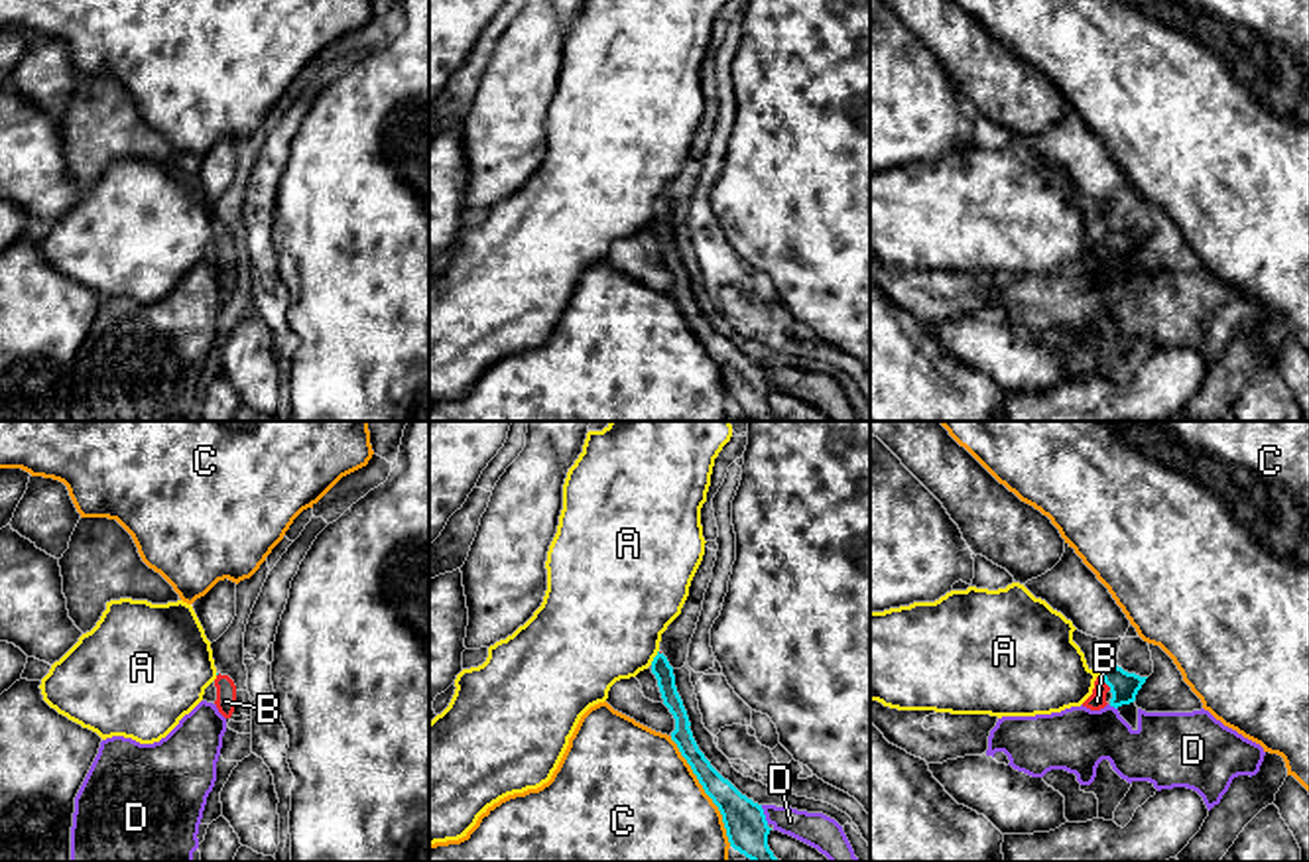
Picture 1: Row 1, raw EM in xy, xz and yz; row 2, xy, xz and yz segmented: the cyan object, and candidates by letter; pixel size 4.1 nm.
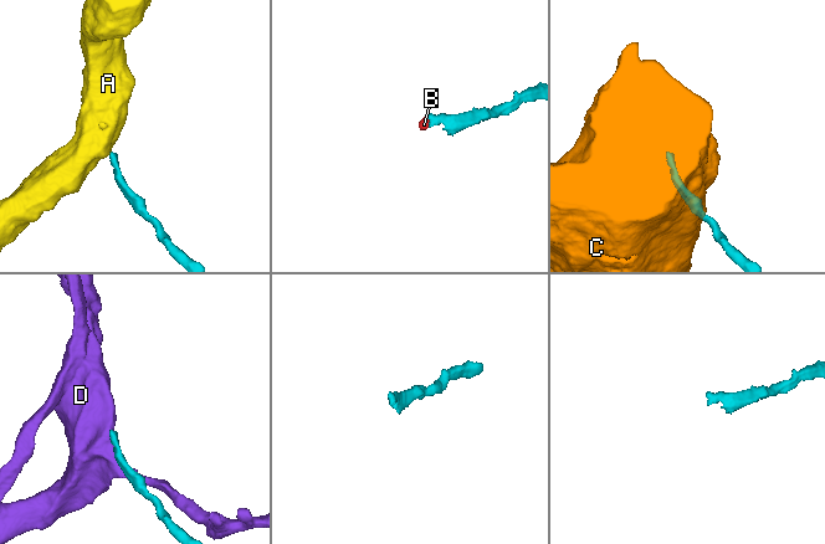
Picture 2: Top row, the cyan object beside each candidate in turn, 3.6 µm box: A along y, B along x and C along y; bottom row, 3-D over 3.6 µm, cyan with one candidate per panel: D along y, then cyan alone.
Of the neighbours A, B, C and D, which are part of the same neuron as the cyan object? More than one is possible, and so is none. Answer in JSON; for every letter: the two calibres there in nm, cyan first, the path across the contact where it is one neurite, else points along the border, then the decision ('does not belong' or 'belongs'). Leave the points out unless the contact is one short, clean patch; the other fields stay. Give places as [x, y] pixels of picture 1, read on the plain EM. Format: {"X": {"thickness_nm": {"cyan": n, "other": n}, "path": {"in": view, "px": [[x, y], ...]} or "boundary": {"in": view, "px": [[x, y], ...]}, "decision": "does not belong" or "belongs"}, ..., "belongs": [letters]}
{"A": {"thickness_nm": {"cyan": 80, "other": 480}, "boundary": {"in": "xz", "px": [[658, 209], [650, 223]]}, "decision": "does not belong"}, "B": {"thickness_nm": {"cyan": 120, "other": 70}, "path": {"in": "yz", "px": [[1124, 245], [1105, 241], [1097, 260]]}, "decision": "belongs"}, "C": {"thickness_nm": {"cyan": 170, "other": 500}, "decision": "does not belong"}, "D": {"thickness_nm": {"cyan": 170, "other": 140}, "decision": "does not belong"}, "belongs": ["B"]}

